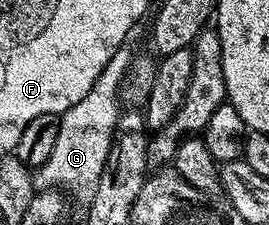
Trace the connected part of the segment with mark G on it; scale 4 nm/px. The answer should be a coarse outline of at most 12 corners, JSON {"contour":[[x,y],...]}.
{"contour":[[119,47],[59,116],[40,188],[86,192],[109,157],[133,58]]}

